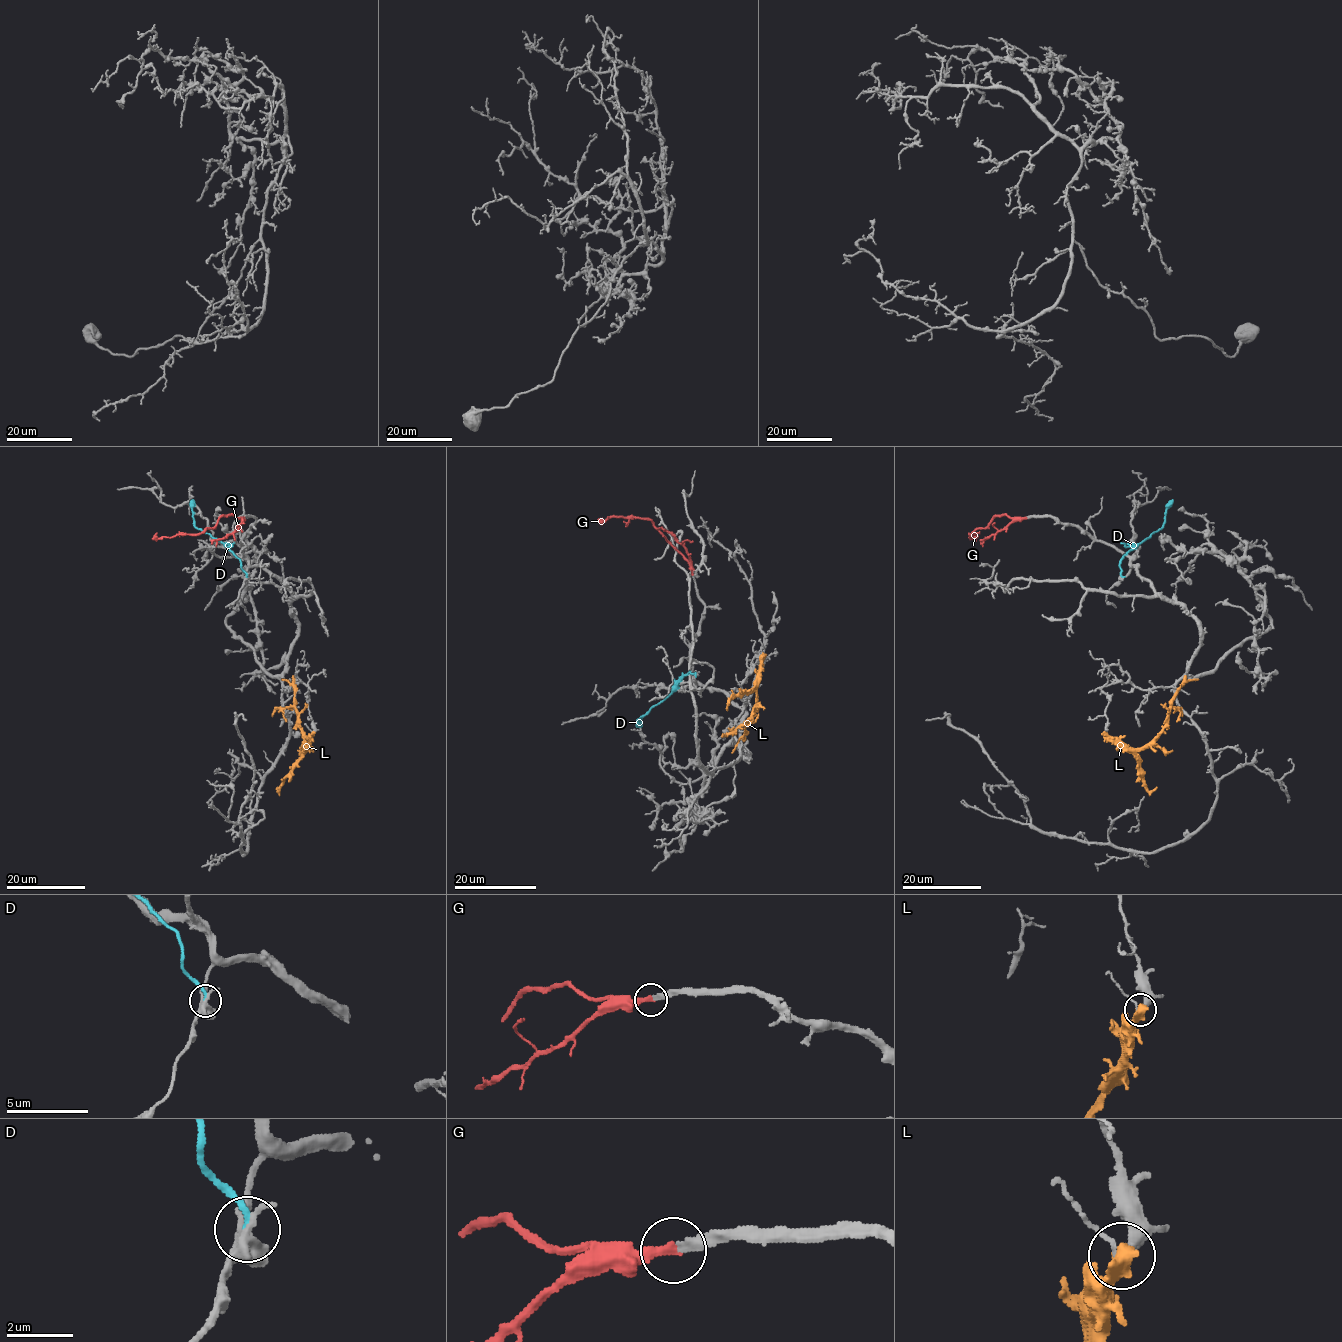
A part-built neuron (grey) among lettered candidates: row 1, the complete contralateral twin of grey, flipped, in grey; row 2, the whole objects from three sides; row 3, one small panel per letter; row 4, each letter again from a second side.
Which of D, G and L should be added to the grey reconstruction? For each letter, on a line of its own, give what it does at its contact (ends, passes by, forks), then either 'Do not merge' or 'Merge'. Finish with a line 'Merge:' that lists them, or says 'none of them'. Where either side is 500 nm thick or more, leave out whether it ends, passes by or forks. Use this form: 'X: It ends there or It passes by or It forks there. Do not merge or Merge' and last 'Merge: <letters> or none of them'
D: It ends there. Do not merge
G: It ends there. Merge
L: Do not merge
Merge: G

